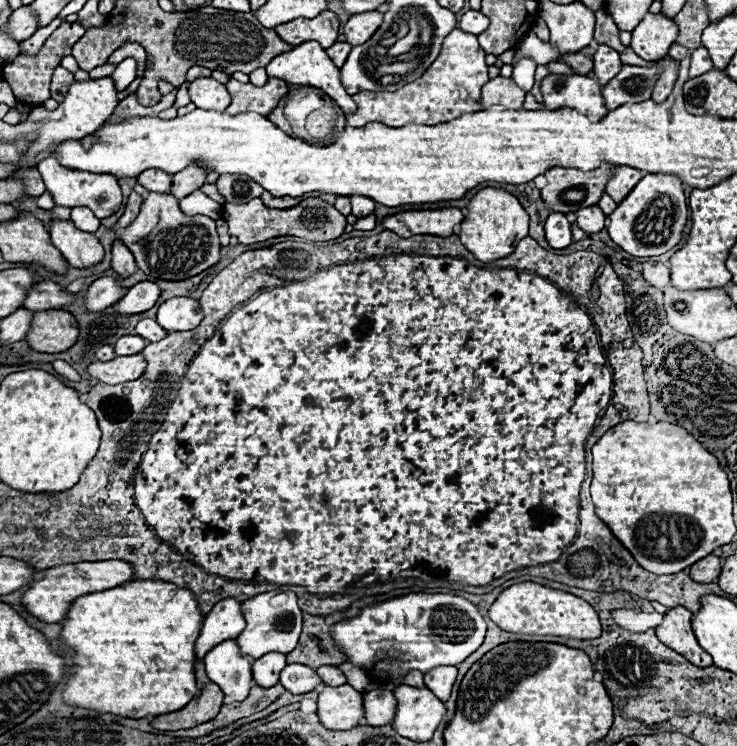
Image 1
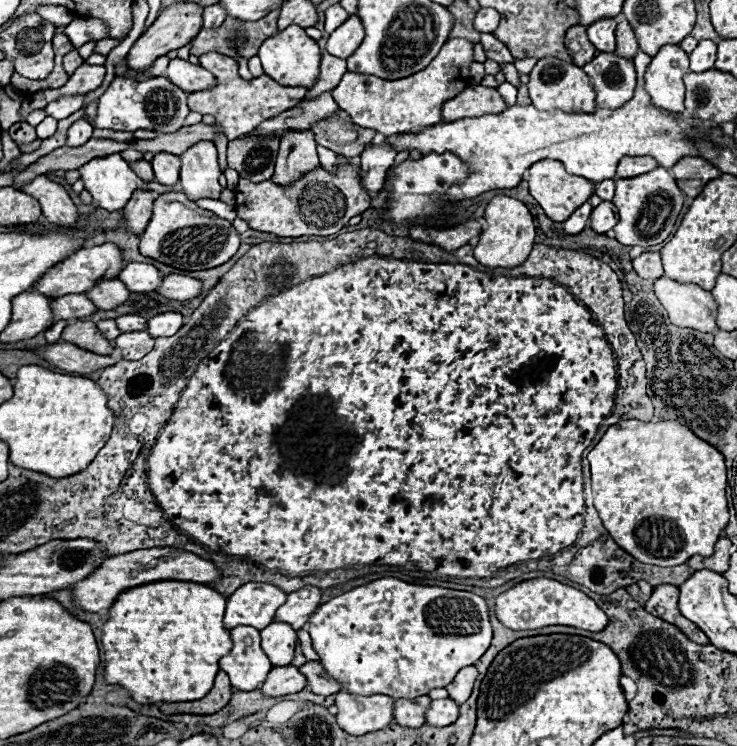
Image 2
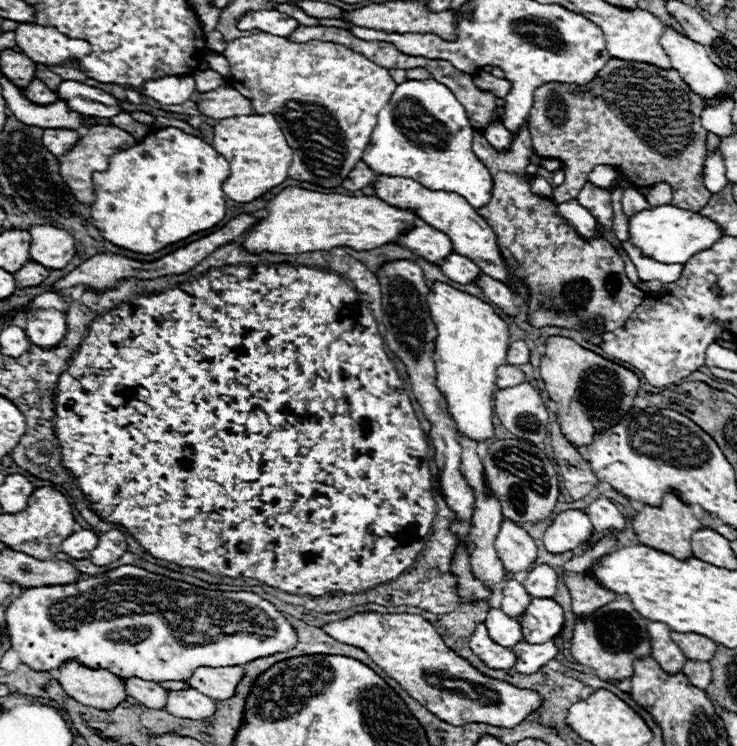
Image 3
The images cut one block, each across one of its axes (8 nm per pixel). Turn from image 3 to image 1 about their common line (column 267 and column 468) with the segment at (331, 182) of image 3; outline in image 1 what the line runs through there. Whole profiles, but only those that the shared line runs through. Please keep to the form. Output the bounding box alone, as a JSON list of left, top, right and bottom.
[348,30,488,128]

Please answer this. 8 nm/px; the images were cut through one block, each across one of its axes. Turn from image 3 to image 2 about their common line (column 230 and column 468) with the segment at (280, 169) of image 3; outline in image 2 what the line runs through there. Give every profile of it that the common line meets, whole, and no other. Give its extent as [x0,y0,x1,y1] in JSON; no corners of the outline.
[372,52,702,200]

